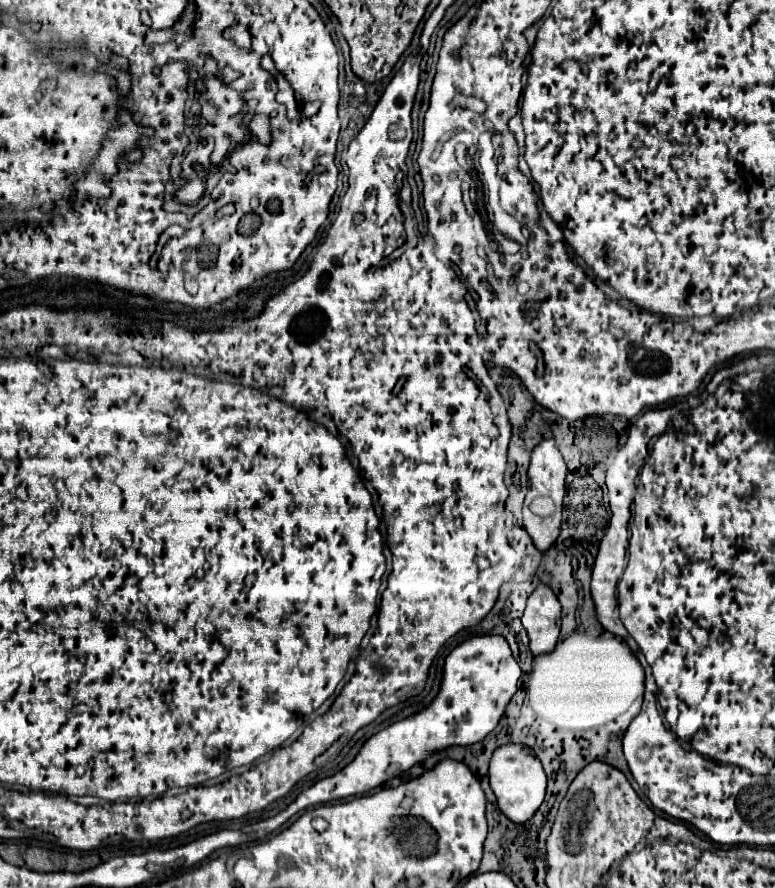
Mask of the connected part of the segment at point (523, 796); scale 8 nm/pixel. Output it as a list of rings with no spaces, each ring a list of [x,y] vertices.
[[[504,744],[494,750],[490,760],[490,786],[496,794],[498,808],[512,822],[528,822],[540,808],[546,792],[546,774],[542,762],[536,758],[534,750],[524,744]]]

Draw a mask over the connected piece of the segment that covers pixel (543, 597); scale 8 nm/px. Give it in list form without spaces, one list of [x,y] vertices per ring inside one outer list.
[[[538,584],[530,594],[522,626],[528,632],[534,656],[554,650],[560,634],[560,600],[548,584]]]

